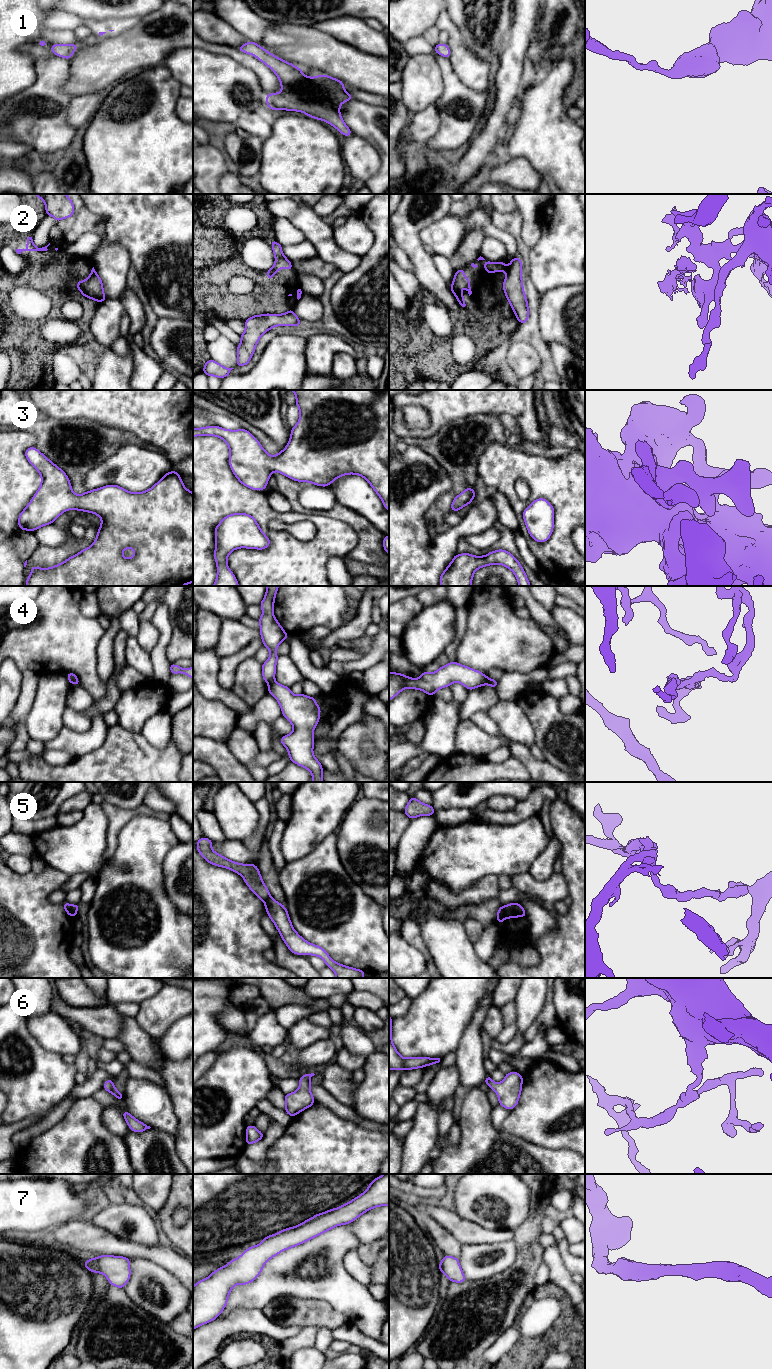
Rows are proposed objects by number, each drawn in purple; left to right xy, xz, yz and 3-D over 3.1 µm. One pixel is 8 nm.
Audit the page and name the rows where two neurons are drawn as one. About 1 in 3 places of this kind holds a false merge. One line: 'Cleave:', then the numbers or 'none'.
Cleave: 2, 4, 5

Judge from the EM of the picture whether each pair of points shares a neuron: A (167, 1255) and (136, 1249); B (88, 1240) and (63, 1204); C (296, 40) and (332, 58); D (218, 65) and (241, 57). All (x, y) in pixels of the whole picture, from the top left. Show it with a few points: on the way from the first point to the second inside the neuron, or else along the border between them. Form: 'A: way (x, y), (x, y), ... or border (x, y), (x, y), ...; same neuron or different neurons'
A: way (159, 1254), (144, 1252); same neuron
B: border (78, 1218), (69, 1220), (52, 1229); different neurons
C: way (305, 47), (323, 53); same neuron
D: border (213, 52), (231, 56), (254, 73); different neurons

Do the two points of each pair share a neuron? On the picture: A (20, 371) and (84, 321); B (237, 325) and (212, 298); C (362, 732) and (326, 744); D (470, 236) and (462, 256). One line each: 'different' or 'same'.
A: same
B: different
C: different
D: same

